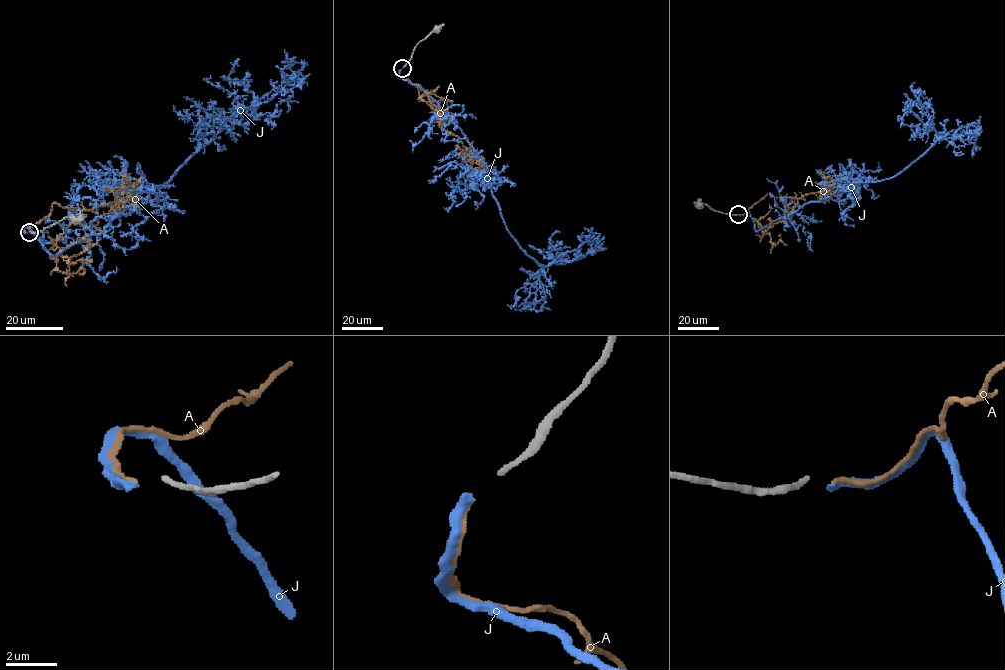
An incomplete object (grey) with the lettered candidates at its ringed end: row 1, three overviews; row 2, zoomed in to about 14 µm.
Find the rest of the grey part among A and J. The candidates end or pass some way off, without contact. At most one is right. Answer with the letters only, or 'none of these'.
A

